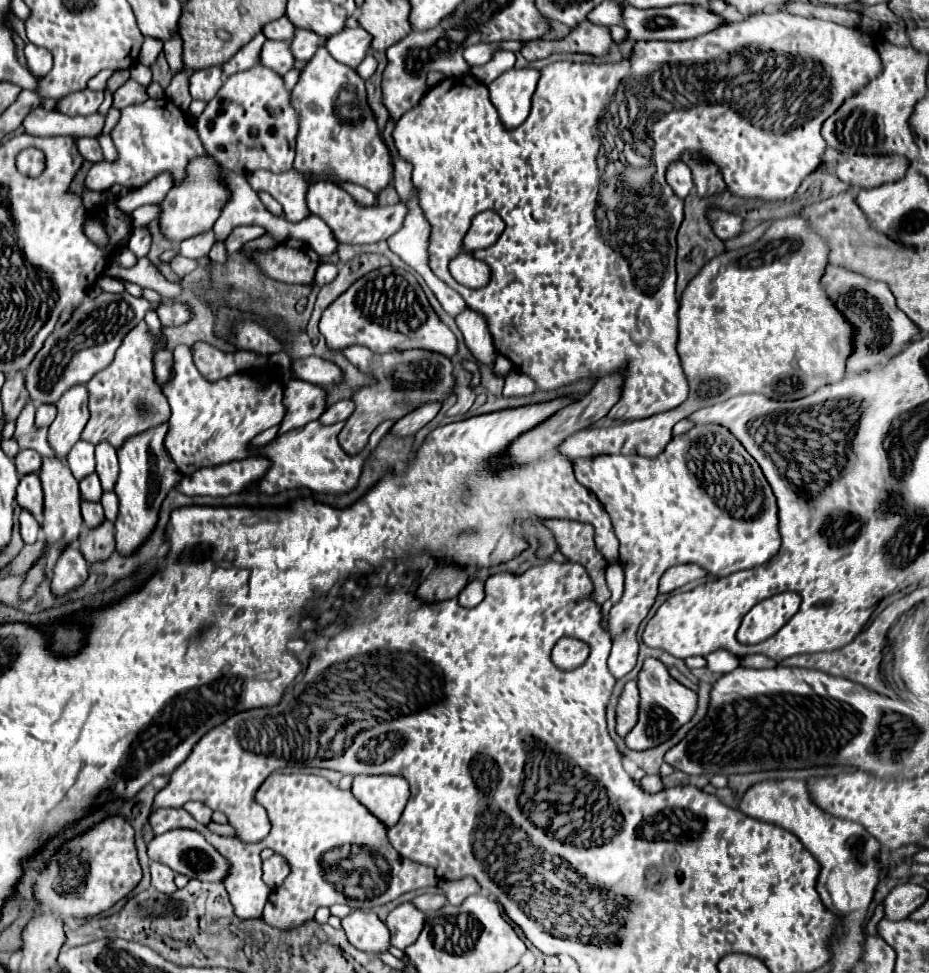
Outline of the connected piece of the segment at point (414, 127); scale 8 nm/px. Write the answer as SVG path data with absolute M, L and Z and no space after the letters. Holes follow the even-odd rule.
M774 11L774 13L756 13L744 21L724 23L720 31L710 31L708 35L700 35L696 39L638 41L632 49L630 59L622 59L618 63L572 63L572 61L550 63L540 71L542 75L532 95L532 111L528 119L512 131L504 129L504 125L498 121L498 113L488 99L488 89L484 83L480 83L472 75L446 77L432 91L428 91L414 109L404 113L394 129L394 141L400 157L414 165L412 181L420 191L420 207L424 209L424 215L432 225L430 247L428 247L430 269L438 279L442 279L448 287L452 287L462 295L468 309L480 313L486 319L496 351L506 355L518 371L526 373L536 383L538 391L554 391L572 385L580 379L602 379L604 375L620 373L624 377L622 395L616 407L608 411L610 419L632 421L668 411L680 405L688 395L688 383L676 353L678 299L676 299L676 267L674 267L676 231L684 219L684 211L682 211L684 203L672 193L670 185L666 183L668 167L674 161L682 161L682 155L690 151L702 163L716 163L720 167L720 173L732 195L746 199L752 197L786 199L794 195L802 179L822 163L822 155L828 147L822 137L822 123L830 115L834 115L848 97L856 95L860 87L866 87L866 83L876 79L880 71L882 71L882 63L874 47L874 41L860 29L844 27L834 21L822 21L822 19L790 15L784 11ZM488 209L496 211L504 219L506 229L500 235L500 241L496 241L488 249L476 251L476 257L488 263L492 269L490 283L482 289L468 289L462 287L460 283L454 283L448 265L456 255L462 253L464 235L468 233L472 217Z

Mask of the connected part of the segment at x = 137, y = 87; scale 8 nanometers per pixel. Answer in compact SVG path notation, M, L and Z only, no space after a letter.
M128 79L116 93L114 93L114 107L116 109L124 109L128 105L136 105L140 101L146 101L148 99L148 93L146 93L146 87Z

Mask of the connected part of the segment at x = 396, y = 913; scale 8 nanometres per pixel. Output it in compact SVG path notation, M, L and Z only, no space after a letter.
M402 903L394 911L390 911L386 925L392 933L392 947L406 949L416 941L416 935L424 929L426 915L418 911L414 903Z

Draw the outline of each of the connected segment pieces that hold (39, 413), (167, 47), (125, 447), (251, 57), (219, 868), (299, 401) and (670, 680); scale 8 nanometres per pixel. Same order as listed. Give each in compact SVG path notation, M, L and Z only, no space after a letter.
M42 403L36 407L36 425L48 427L56 419L56 405L54 403Z
M174 31L172 33L172 39L166 39L164 41L164 53L166 53L166 59L170 63L170 69L172 73L176 73L176 69L180 69L180 53L182 53L182 41L180 41L180 35Z
M160 423L148 431L142 431L140 435L134 435L132 439L126 439L118 449L120 475L114 485L114 491L118 495L120 509L114 525L116 525L116 549L124 555L132 553L140 543L146 541L146 537L150 535L150 531L158 521L158 511L166 493L172 487L176 487L176 483L182 479L164 447L166 433L168 423Z
M258 33L250 43L246 43L230 61L226 61L222 65L224 75L234 75L238 71L244 71L244 69L254 67L256 61L258 61L258 55L260 55L260 49L262 49L264 41L266 41L266 37L262 33Z
M174 829L168 833L156 835L154 839L148 841L148 857L150 861L168 865L180 875L186 875L190 879L202 879L208 883L222 883L230 871L230 863L198 831L192 831L192 829Z
M292 379L284 391L284 405L286 415L278 433L302 427L308 421L318 419L326 409L326 391L308 381Z
M646 659L644 667L638 675L638 689L640 689L640 717L636 727L624 737L626 745L636 751L644 751L650 747L660 745L662 741L670 739L696 711L696 693L684 685L680 685L666 669L666 665L658 659Z

